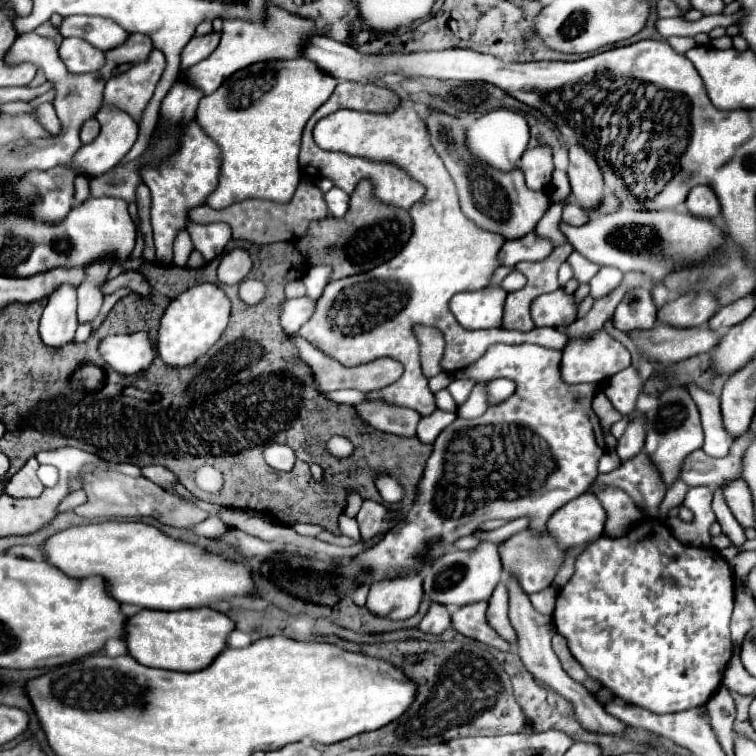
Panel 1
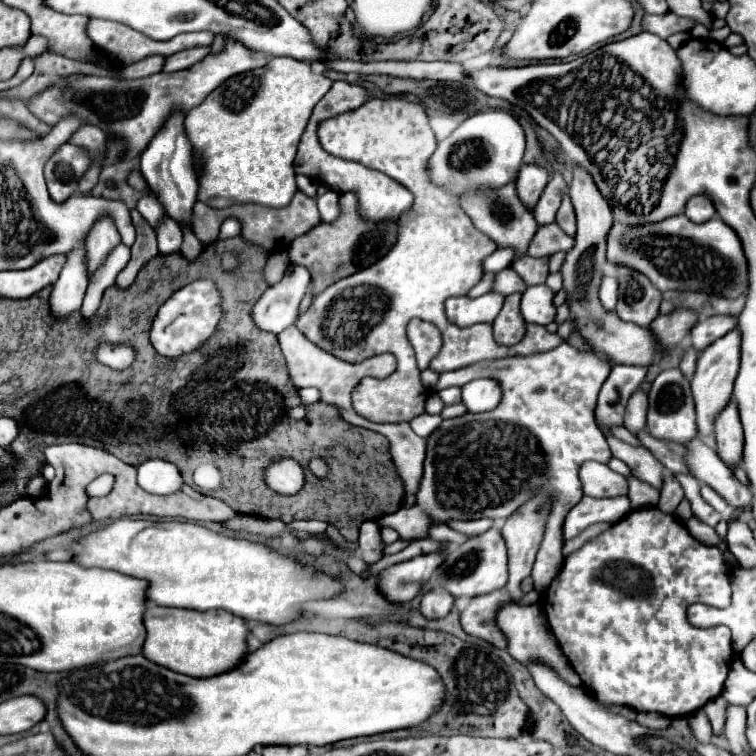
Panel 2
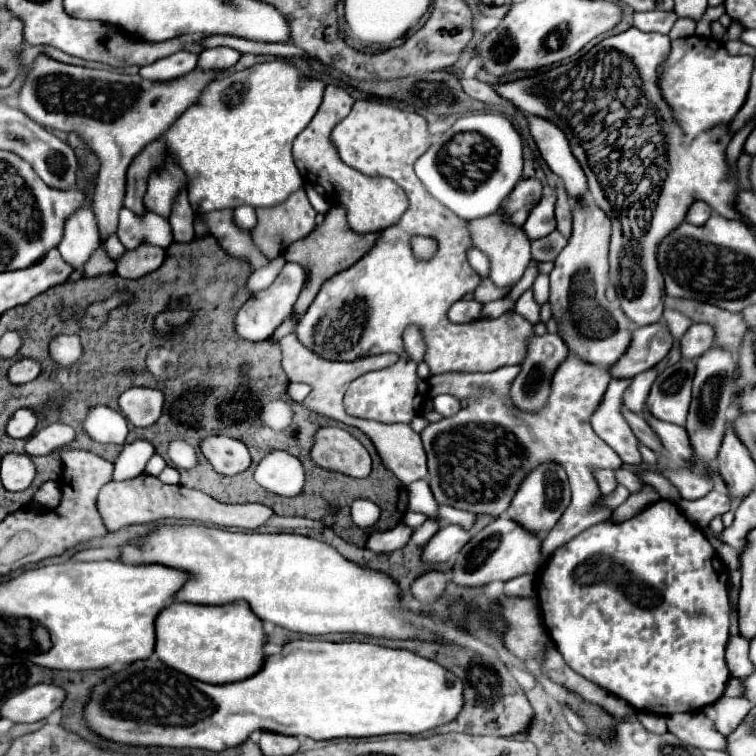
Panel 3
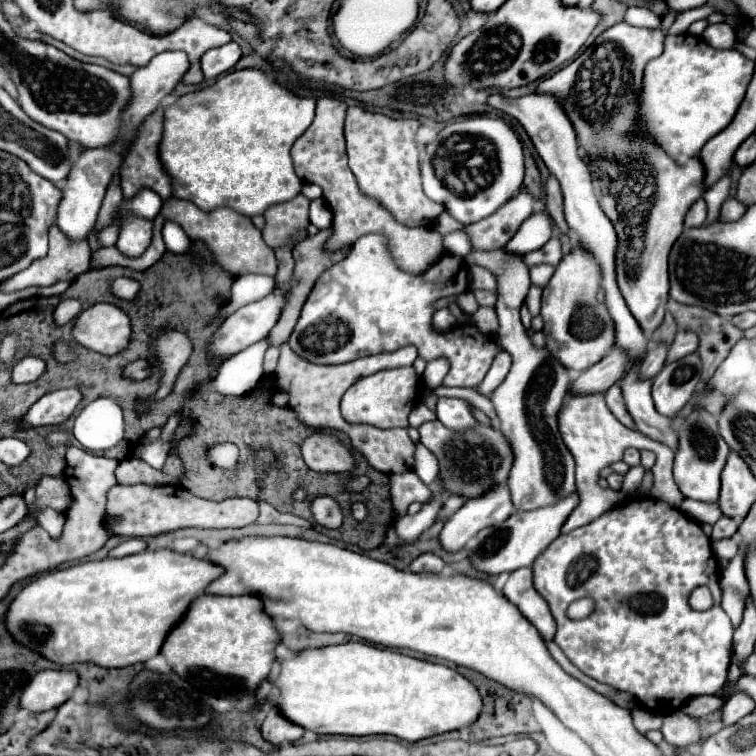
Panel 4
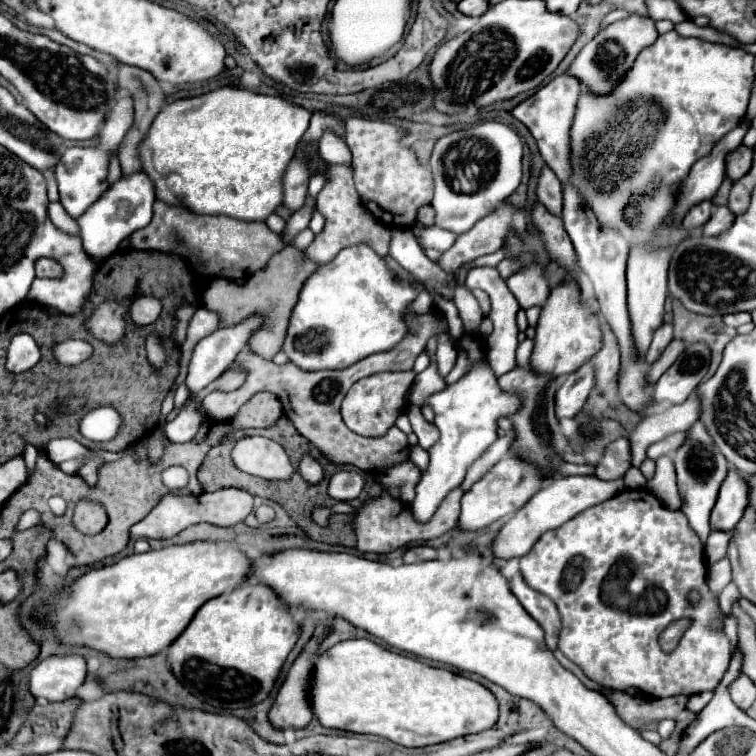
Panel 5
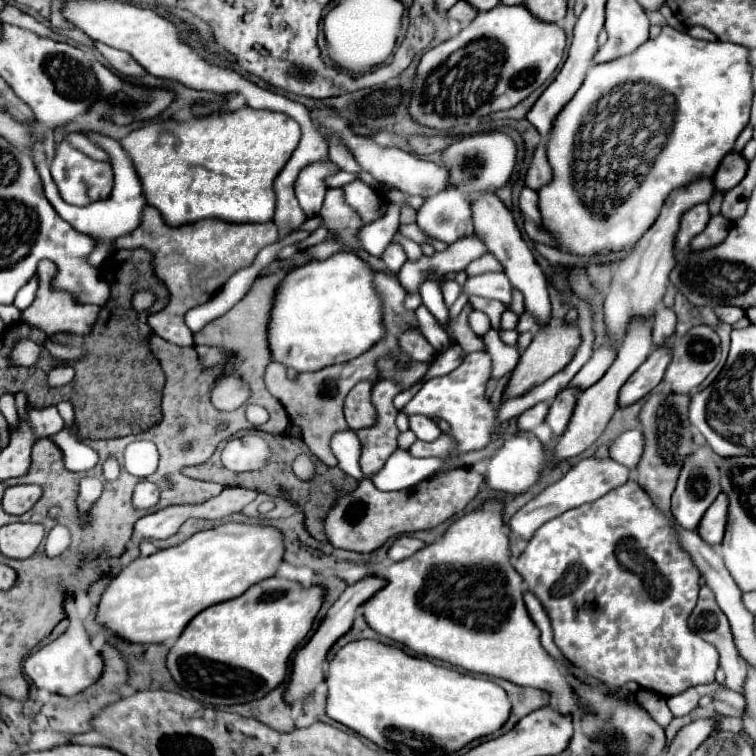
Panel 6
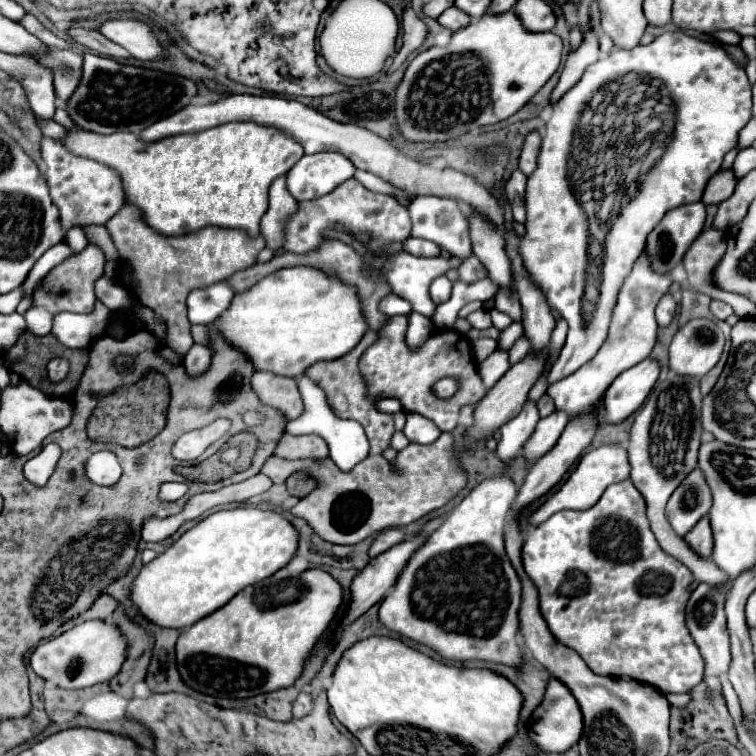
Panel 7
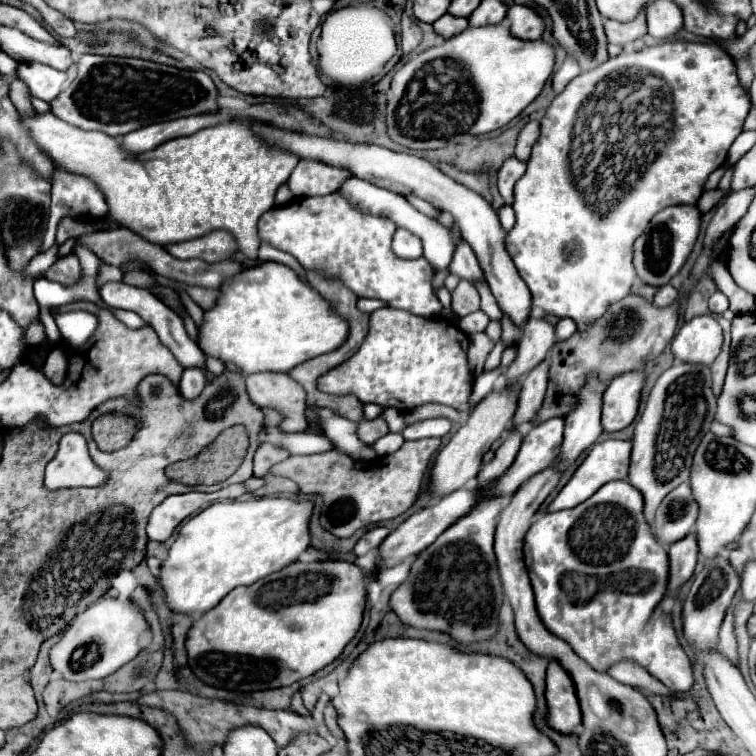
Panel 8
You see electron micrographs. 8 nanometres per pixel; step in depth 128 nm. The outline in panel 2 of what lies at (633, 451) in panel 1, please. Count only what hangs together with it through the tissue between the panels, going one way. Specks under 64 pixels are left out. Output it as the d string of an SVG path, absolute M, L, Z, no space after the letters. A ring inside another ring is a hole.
M638 390L634 392L634 398L630 398L630 404L626 406L624 428L630 430L634 436L640 434L646 428L646 414L648 414L648 396L642 390Z

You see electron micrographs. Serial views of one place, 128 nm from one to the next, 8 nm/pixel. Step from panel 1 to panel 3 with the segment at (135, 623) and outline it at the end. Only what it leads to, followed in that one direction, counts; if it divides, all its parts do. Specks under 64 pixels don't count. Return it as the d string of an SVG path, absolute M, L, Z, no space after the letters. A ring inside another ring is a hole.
M170 602L156 618L154 654L170 668L210 684L226 684L254 676L264 660L264 630L248 604L234 602L226 606L200 606L188 602Z

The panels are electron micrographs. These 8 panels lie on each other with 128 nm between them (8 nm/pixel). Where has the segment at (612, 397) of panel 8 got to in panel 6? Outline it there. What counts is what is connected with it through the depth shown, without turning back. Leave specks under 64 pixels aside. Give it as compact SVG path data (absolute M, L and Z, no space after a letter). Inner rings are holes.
M656 348L648 360L630 376L630 380L622 386L622 392L620 392L620 406L628 406L628 404L634 404L636 400L640 400L642 396L646 396L654 386L660 384L662 376L664 376L664 370L668 368L672 360L672 352L670 348Z

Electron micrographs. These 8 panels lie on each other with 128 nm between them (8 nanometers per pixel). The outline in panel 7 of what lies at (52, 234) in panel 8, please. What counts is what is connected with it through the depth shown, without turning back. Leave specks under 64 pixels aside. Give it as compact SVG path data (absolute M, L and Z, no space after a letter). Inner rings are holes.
M42 136L40 140L40 154L46 162L46 182L50 186L52 202L60 210L60 220L64 230L72 226L90 226L90 224L106 224L122 206L124 206L124 192L122 192L122 178L120 174L96 160L74 156L62 142Z

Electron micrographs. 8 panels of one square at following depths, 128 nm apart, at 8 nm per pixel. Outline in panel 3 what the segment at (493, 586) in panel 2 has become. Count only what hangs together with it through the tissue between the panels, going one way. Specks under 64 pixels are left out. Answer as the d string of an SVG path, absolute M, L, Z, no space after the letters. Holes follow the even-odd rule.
M496 518L482 532L472 536L468 544L454 556L452 560L452 582L466 588L486 586L490 582L508 582L516 576L534 572L538 568L538 548L542 540L538 536L530 536L530 532L522 532L512 520Z

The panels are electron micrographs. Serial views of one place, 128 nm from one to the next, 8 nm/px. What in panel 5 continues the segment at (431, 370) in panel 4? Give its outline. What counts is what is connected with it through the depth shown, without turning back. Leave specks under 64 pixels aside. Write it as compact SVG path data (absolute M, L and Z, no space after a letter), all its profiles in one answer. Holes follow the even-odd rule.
M440 334L438 338L438 350L436 350L436 362L438 362L438 374L442 378L448 376L448 372L454 368L454 362L456 362L456 346L450 338L450 334Z

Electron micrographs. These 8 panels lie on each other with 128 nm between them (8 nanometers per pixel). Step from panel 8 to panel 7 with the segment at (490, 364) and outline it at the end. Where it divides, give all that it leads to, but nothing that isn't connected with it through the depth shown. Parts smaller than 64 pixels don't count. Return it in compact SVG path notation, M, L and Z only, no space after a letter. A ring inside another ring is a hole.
M512 322L502 334L500 334L500 340L498 340L498 346L500 348L512 348L512 344L524 334L524 328L520 322Z

